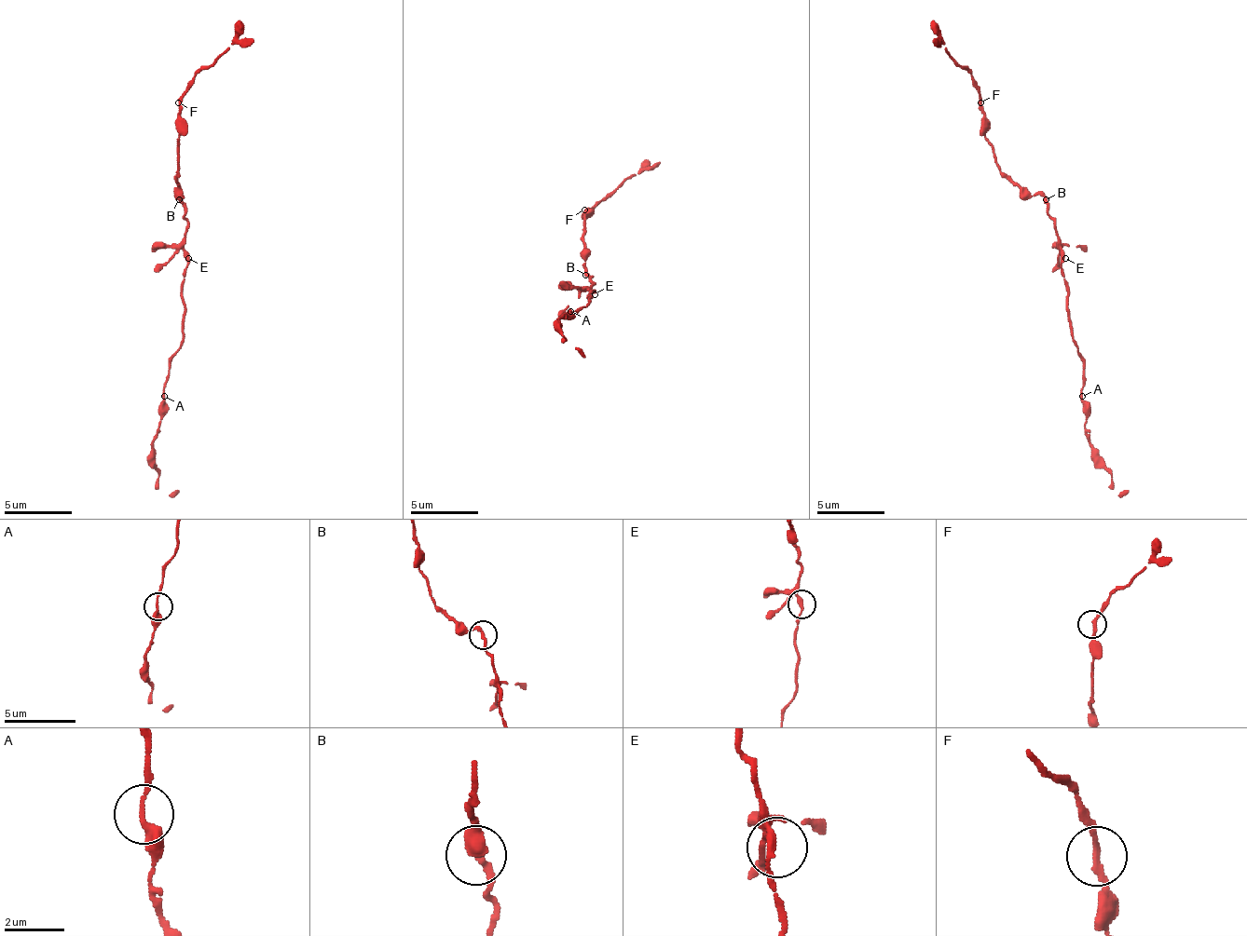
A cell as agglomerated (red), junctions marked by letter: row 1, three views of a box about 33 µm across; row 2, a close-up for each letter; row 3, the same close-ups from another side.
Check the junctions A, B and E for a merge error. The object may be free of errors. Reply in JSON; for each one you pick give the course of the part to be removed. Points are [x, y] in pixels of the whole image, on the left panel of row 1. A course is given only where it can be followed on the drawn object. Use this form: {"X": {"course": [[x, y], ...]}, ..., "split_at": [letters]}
{"split_at": []}

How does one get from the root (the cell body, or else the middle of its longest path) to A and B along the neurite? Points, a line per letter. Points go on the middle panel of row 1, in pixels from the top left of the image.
A: (591, 287), (591, 291), (595, 291), (588, 294), (591, 301), (578, 311), (570, 311)
B: (591, 287), (595, 284), (591, 277), (584, 274)

